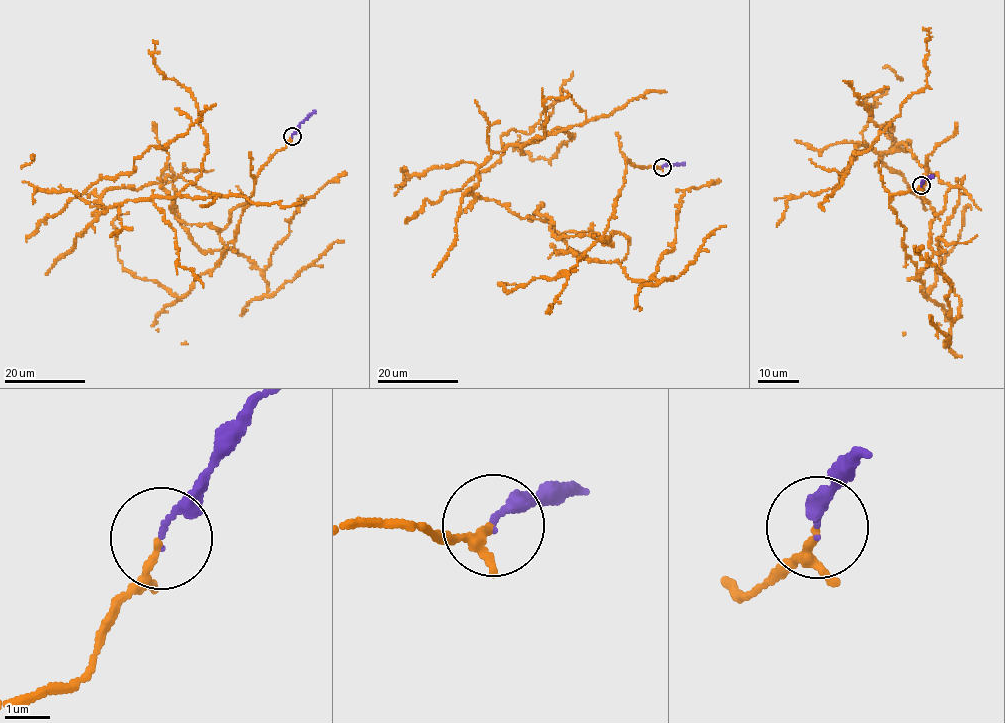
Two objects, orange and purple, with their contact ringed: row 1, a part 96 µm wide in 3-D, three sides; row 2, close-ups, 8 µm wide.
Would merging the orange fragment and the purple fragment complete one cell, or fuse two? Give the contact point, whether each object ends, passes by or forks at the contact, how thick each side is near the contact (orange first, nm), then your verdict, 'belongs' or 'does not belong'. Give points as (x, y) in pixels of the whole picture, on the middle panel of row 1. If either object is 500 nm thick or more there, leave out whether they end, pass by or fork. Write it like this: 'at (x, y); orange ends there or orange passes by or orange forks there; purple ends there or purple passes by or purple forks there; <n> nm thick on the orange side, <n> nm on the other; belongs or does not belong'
at (662, 167); orange passes by; purple ends there; 100 nm thick on the orange side, 140 nm on the other; belongs

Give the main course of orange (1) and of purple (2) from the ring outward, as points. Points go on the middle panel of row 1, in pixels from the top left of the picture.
1: (663, 167), (626, 162), (609, 238), (557, 239), (472, 193), (492, 153), (574, 134), (549, 159), (518, 135)
2: (663, 167), (668, 163), (685, 163)

